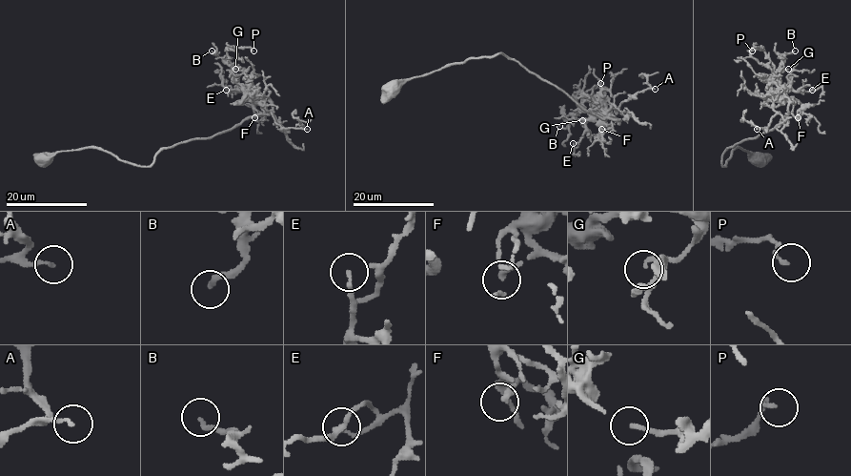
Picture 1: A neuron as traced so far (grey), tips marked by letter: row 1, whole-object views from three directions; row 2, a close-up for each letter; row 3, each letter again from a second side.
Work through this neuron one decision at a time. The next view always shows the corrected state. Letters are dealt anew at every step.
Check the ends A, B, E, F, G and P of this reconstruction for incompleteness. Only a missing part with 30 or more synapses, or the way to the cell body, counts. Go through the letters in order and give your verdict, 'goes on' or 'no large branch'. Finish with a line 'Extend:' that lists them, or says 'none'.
A: no large branch
B: no large branch
E: no large branch
F: no large branch
G: no large branch
P: no large branch
Extend: none

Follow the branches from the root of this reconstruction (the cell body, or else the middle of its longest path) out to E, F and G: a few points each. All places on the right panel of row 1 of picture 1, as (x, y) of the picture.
E: (759, 158), (737, 147), (721, 163), (728, 147), (771, 130), (791, 112), (780, 92), (817, 87), (812, 90)
F: (759, 158), (737, 147), (721, 163), (728, 147), (776, 126), (791, 112), (794, 100), (800, 105), (798, 117)
G: (759, 158), (737, 147), (721, 163), (728, 147), (791, 112), (779, 94), (779, 75), (788, 69)

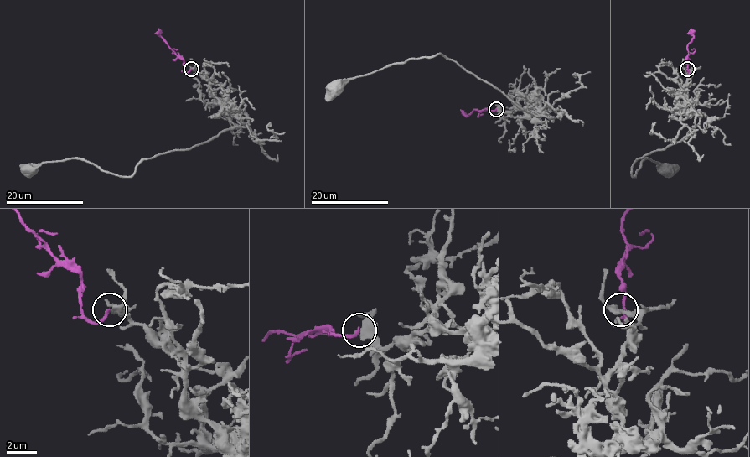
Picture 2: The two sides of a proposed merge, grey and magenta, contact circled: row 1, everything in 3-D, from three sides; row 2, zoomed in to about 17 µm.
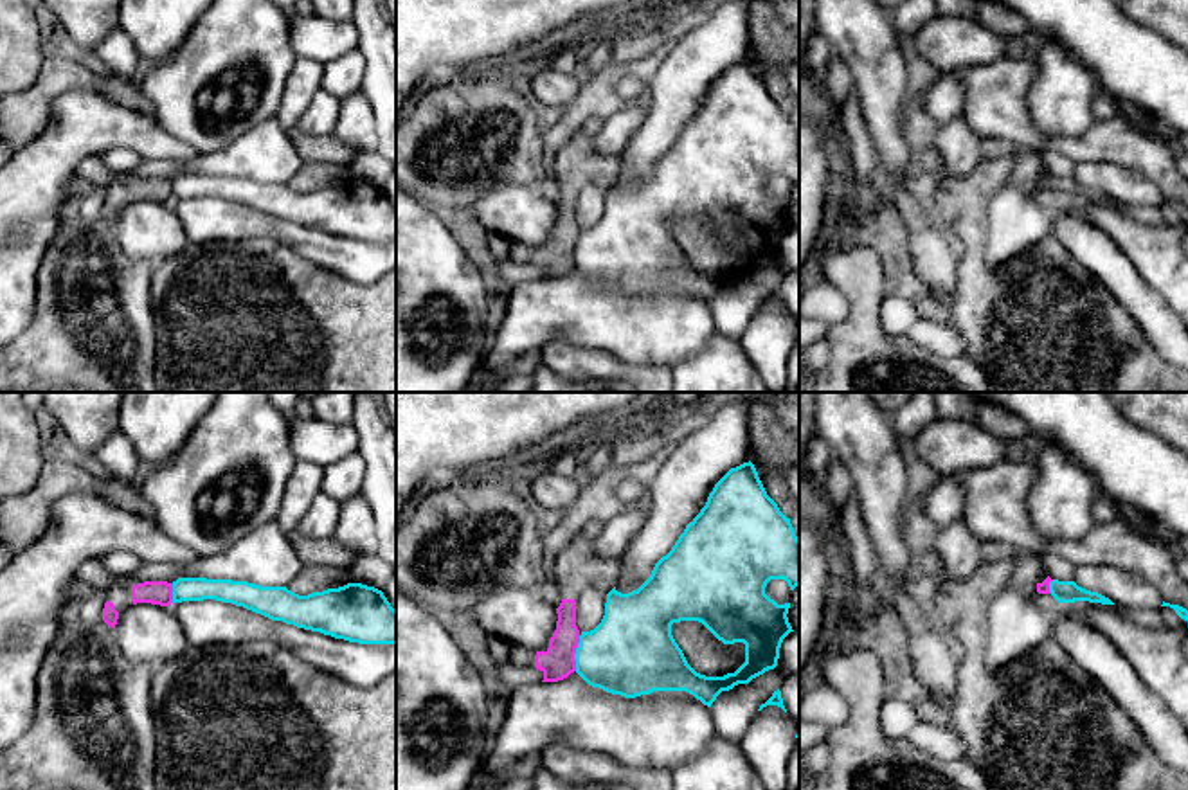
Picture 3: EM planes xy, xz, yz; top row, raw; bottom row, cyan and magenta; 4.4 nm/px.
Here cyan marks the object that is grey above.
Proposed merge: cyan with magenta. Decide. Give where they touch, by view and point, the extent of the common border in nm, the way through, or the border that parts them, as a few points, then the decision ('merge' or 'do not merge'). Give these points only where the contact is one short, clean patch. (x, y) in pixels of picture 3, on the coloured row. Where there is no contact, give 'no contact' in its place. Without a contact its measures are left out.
meets cyan in xz at (575, 654); contact 160 nm long; border along xz (580, 636), (575, 670); do not merge

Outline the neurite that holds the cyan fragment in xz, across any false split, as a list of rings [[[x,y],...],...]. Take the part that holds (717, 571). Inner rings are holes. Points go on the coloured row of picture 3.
[[[749,461],[715,484],[706,506],[637,590],[621,594],[614,587],[607,594],[601,623],[580,635],[576,673],[589,686],[625,698],[686,691],[711,707],[722,691],[774,669],[783,639],[794,632],[787,617],[790,603],[778,605],[765,594],[770,579],[785,579],[790,590],[799,585],[799,538]],[[680,621],[702,623],[724,644],[743,642],[745,662],[724,677],[697,673],[671,635],[671,624]]]

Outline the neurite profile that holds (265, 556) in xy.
[[[277,520],[256,527],[218,554],[198,556],[182,578],[248,581],[261,587],[288,587],[304,563]]]

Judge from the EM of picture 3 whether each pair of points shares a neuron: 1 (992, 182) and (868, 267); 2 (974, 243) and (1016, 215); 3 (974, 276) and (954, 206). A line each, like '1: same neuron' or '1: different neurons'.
1: different neurons
2: different neurons
3: same neuron

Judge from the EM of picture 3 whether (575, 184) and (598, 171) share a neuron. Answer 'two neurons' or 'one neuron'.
one neuron

